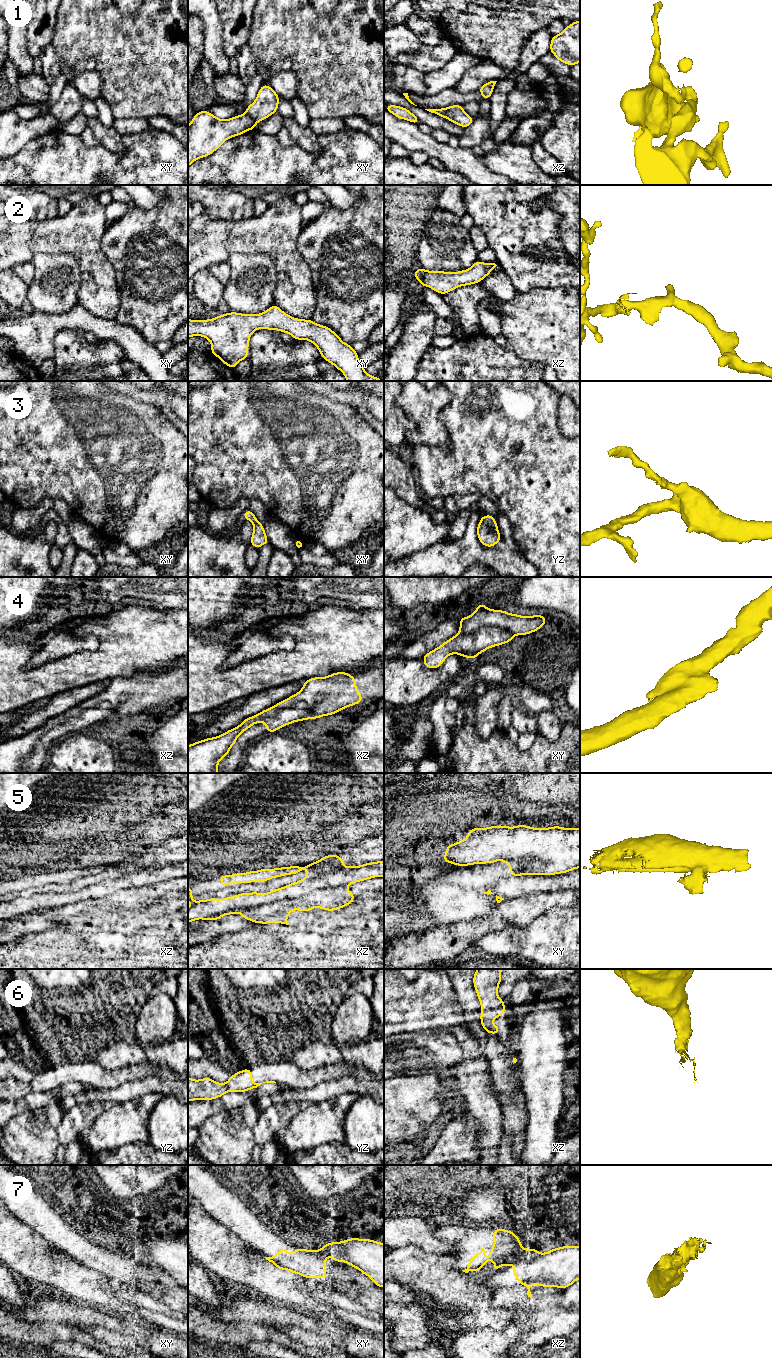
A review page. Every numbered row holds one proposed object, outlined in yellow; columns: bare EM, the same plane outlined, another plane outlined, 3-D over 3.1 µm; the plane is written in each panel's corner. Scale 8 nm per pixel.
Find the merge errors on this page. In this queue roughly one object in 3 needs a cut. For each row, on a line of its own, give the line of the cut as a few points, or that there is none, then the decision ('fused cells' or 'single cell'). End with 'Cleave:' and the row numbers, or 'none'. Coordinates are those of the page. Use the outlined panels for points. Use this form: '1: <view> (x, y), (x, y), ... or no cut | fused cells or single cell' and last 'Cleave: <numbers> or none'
1: xy (245, 112), (256, 122) | fused cells
2: no cut | single cell
3: no cut | single cell
4: xz (309, 707), (304, 703), (297, 703), (282, 708), (261, 720) | fused cells
5: xz (343, 866), (326, 871), (304, 867) | fused cells
6: no cut | single cell
7: xz (520, 1251), (516, 1255), (522, 1258), (514, 1263) | fused cells
Cleave: 1, 4, 5, 7

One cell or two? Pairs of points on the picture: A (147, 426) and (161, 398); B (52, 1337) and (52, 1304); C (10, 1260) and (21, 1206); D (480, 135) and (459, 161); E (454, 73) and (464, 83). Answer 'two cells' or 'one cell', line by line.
A: two cells
B: two cells
C: two cells
D: two cells
E: two cells

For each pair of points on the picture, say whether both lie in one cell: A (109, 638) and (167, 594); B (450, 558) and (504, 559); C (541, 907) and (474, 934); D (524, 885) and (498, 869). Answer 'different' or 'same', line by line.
A: different
B: same
C: same
D: different

